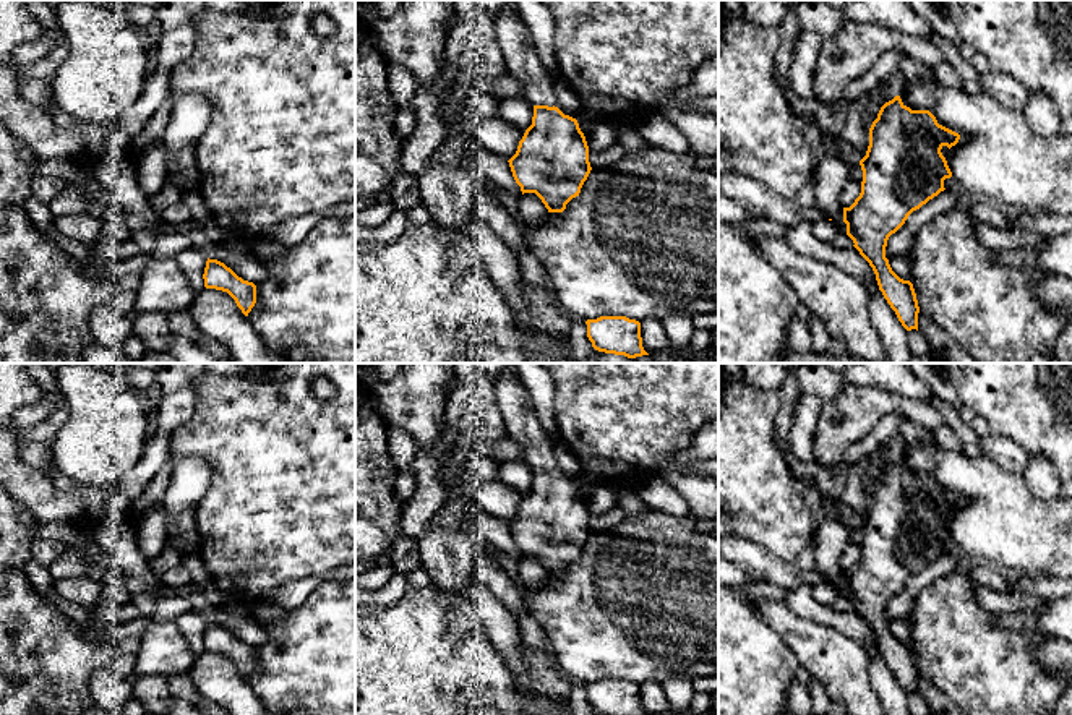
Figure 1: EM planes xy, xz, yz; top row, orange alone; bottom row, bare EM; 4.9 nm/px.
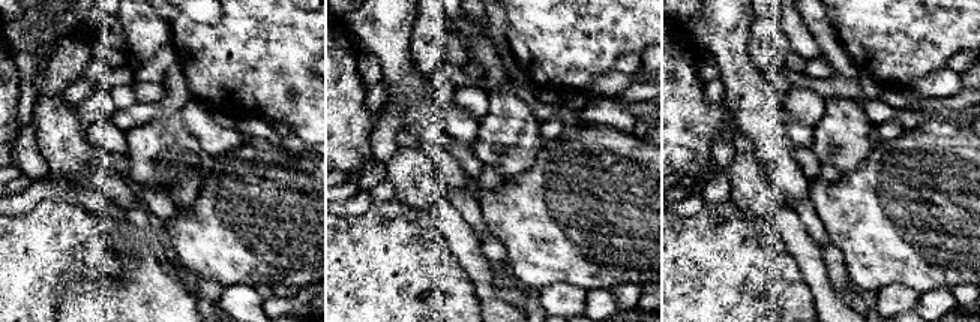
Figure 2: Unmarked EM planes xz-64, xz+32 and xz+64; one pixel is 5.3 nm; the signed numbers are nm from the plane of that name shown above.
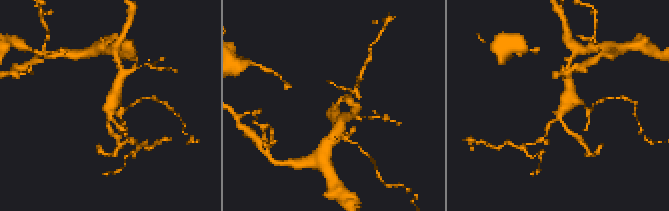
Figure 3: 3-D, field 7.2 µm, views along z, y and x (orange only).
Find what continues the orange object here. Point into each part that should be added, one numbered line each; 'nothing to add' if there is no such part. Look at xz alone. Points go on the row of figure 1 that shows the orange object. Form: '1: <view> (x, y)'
1: xz (514, 38)

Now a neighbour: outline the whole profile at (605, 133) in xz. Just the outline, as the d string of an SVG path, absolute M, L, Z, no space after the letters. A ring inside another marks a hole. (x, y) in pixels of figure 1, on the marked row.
M595 122L595 128L585 136L590 151L600 152L618 144L618 128L611 122Z

